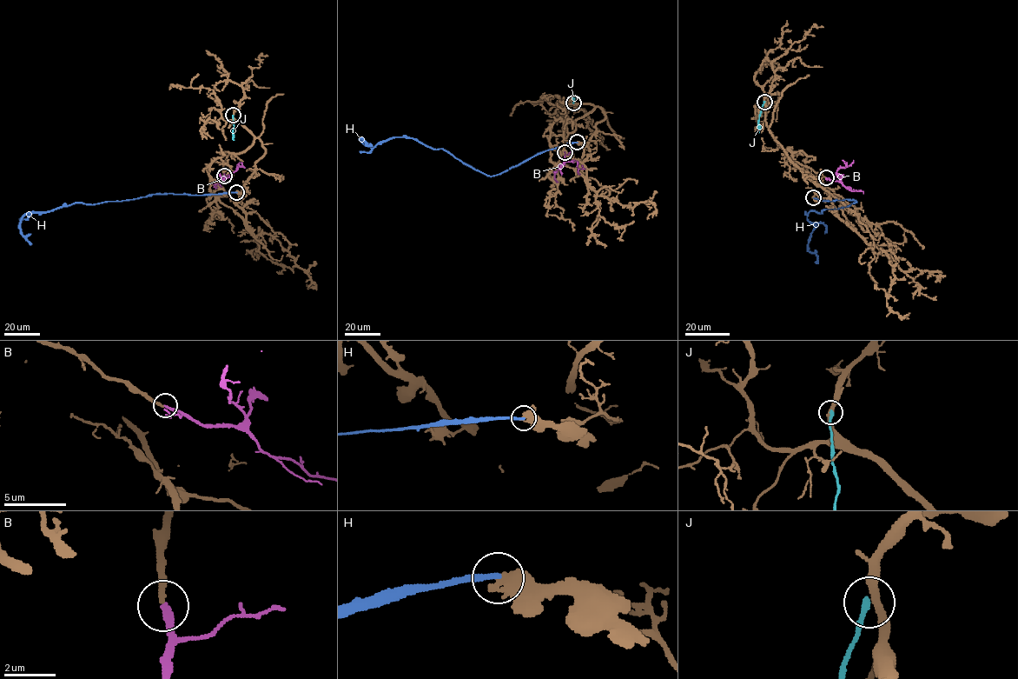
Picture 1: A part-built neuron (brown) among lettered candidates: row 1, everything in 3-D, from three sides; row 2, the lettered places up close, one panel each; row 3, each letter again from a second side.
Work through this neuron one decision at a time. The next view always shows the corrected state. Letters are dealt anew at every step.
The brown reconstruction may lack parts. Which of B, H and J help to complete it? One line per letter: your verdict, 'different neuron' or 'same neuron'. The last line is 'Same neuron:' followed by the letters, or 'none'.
B: same neuron
H: different neuron
J: different neuron
Same neuron: B

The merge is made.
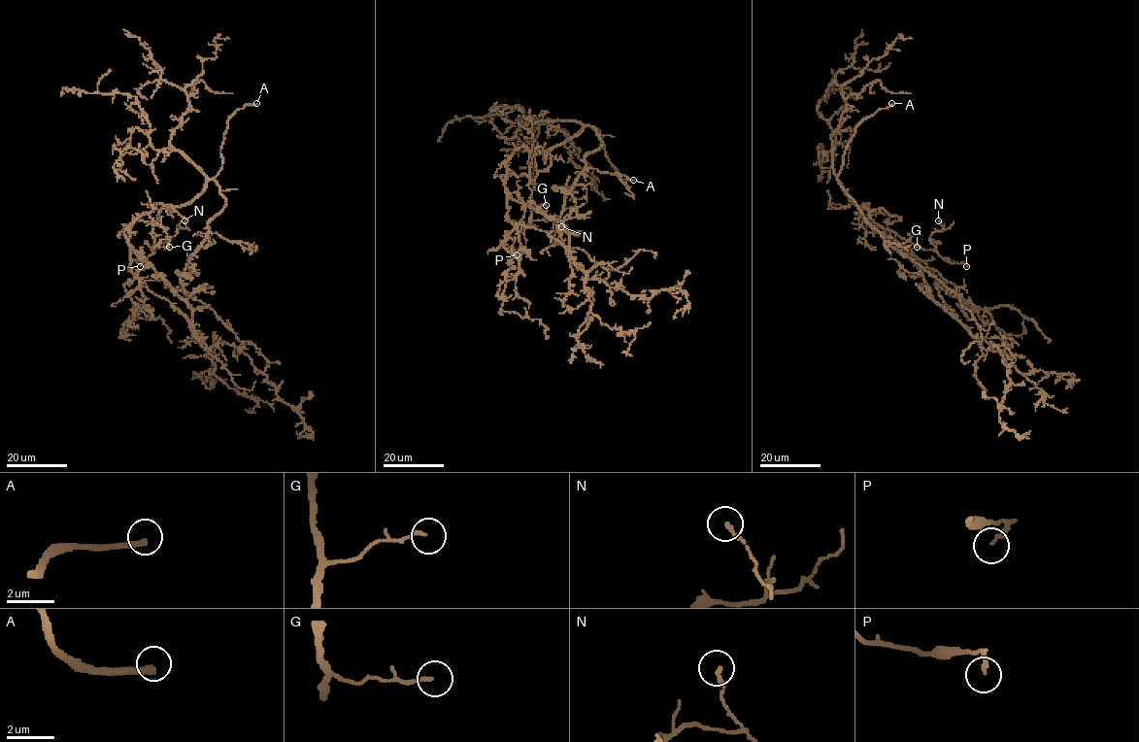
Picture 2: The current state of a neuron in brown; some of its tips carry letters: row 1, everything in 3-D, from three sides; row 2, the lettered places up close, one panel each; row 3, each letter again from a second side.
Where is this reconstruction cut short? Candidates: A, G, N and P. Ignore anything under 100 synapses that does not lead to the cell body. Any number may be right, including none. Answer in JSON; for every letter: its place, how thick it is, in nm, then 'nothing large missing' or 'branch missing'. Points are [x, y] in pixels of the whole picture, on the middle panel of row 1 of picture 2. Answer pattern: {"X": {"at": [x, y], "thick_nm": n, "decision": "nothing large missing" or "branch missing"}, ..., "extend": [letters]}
{"A": {"at": [633, 180], "thick_nm": 280, "decision": "branch missing"}, "G": {"at": [546, 205], "thick_nm": 110, "decision": "nothing large missing"}, "N": {"at": [561, 226], "thick_nm": 150, "decision": "nothing large missing"}, "P": {"at": [517, 254], "thick_nm": 100, "decision": "nothing large missing"}, "extend": ["A"]}

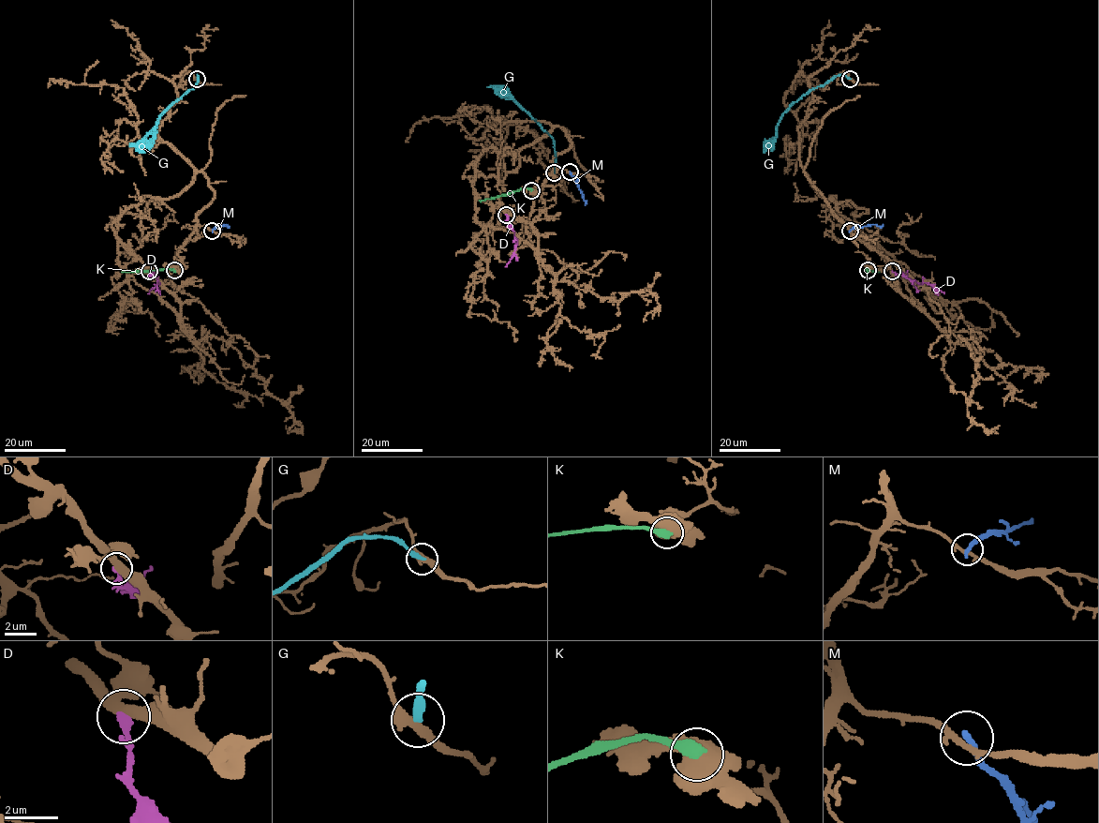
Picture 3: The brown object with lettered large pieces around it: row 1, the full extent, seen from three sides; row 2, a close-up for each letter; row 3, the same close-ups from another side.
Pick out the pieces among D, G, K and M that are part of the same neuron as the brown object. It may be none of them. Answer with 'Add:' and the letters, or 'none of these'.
Add: none of these

